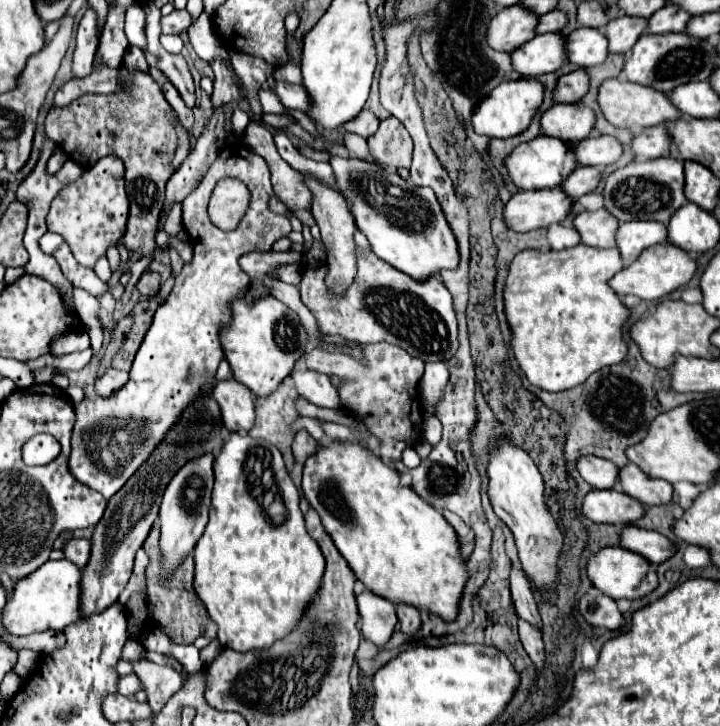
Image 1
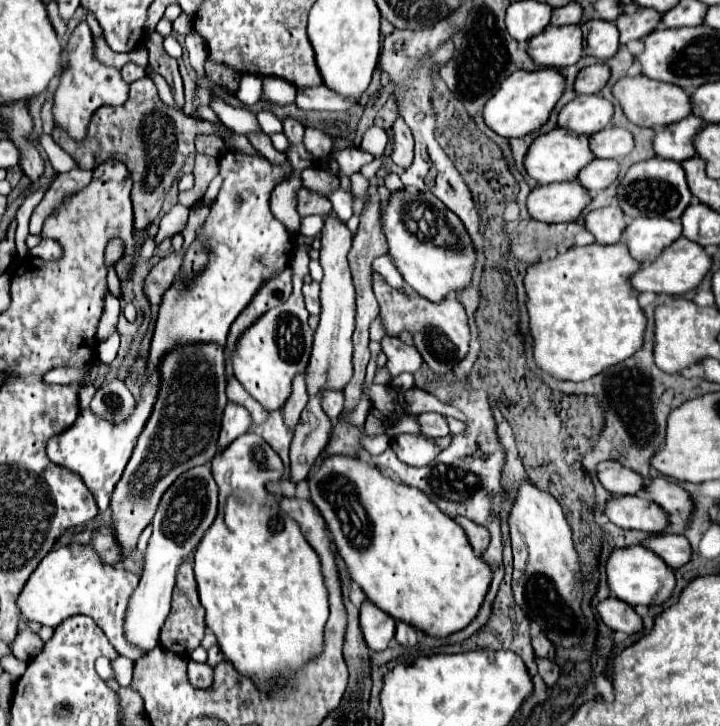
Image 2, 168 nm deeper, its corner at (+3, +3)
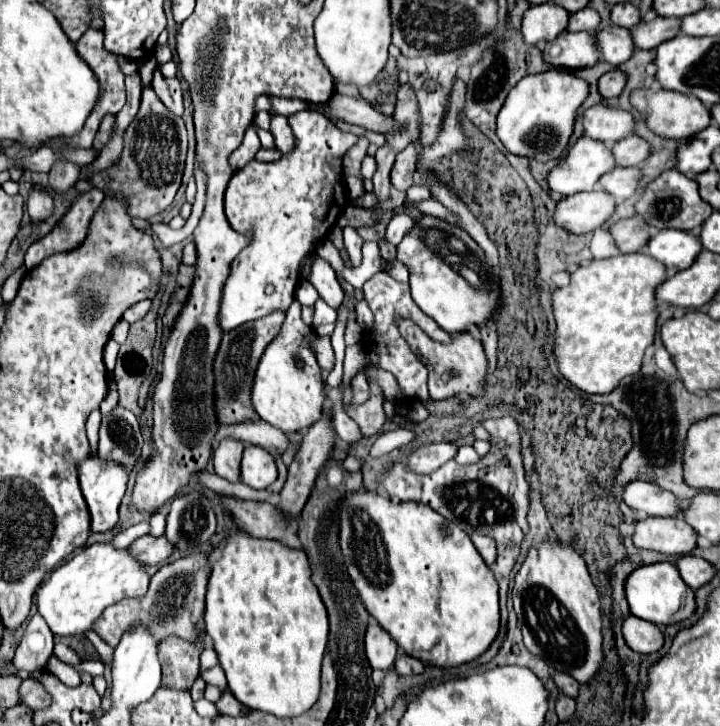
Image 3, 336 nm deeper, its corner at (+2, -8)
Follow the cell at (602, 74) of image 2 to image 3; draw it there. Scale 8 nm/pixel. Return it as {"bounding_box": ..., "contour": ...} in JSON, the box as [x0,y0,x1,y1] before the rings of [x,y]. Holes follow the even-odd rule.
{"bounding_box":[599,69,627,101],"contour":[[[613,69],[609,73],[605,73],[601,79],[599,79],[599,95],[609,101],[609,99],[615,99],[619,97],[619,93],[623,91],[627,79],[625,79],[625,73],[621,73],[619,69]]]}

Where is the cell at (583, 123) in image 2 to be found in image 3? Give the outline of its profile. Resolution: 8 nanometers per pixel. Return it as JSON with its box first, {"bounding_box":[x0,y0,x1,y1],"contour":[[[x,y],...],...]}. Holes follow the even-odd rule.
{"bounding_box":[583,105,633,145],"contour":[[[593,105],[583,113],[583,133],[611,145],[633,133],[633,115],[617,107]]]}

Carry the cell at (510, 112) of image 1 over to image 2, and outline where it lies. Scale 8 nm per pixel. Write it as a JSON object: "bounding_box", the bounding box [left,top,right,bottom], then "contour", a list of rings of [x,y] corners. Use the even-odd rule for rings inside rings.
{"bounding_box":[484,68,566,138],"contour":[[[540,68],[534,72],[516,70],[502,82],[500,90],[488,100],[484,108],[484,122],[488,124],[488,128],[492,128],[498,136],[504,138],[520,138],[532,134],[548,122],[550,112],[564,94],[564,88],[566,78],[556,68]]]}

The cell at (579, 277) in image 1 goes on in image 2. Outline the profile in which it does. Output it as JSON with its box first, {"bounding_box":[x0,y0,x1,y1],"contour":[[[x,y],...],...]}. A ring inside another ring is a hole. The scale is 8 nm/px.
{"bounding_box":[524,242,646,382],"contour":[[[624,242],[612,244],[612,246],[602,246],[602,244],[590,244],[590,246],[574,246],[570,250],[566,250],[564,254],[558,254],[552,260],[540,260],[538,264],[530,266],[524,278],[524,286],[526,286],[526,306],[528,306],[528,316],[530,316],[530,332],[534,336],[534,360],[538,364],[538,368],[550,372],[554,378],[562,378],[562,380],[572,380],[572,382],[584,382],[590,380],[592,376],[604,372],[606,368],[630,358],[644,342],[644,332],[646,332],[646,316],[638,304],[638,294],[634,292],[634,288],[630,286],[630,276],[634,276],[640,270],[640,264],[636,264],[636,260],[632,260],[628,248],[624,248]]]}

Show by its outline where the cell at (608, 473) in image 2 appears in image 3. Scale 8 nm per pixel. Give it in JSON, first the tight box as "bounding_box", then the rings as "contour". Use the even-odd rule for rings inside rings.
{"bounding_box":[623,481,677,517],"contour":[[[631,481],[623,485],[623,501],[647,517],[677,517],[677,499],[673,493],[649,481]]]}

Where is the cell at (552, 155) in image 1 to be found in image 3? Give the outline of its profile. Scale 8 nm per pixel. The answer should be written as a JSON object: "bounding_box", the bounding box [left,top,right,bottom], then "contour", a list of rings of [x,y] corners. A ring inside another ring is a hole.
{"bounding_box":[547,137,615,195],"contour":[[[581,137],[567,153],[567,159],[561,159],[549,173],[547,173],[547,185],[553,193],[561,193],[561,195],[573,195],[577,191],[593,191],[597,187],[597,181],[603,173],[611,171],[615,167],[613,163],[613,155],[609,145],[605,143],[597,143],[595,139],[589,137]]]}

